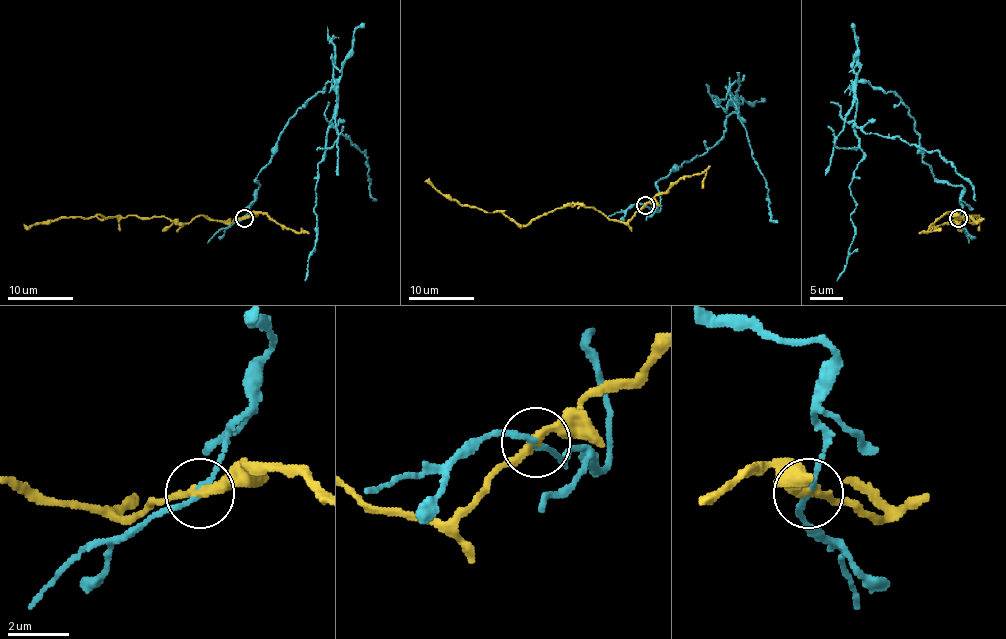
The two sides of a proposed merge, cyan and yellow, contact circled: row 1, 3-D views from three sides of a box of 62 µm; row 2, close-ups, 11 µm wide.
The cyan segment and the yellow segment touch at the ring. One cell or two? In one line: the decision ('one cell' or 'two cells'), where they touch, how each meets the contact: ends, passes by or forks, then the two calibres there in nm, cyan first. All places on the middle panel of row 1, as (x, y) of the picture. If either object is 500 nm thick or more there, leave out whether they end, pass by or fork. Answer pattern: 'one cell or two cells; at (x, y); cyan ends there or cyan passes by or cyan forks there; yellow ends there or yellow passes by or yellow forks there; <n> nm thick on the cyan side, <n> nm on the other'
two cells; at (645, 205); cyan passes by; yellow passes by; 170 nm thick on the cyan side, 260 nm on the other

